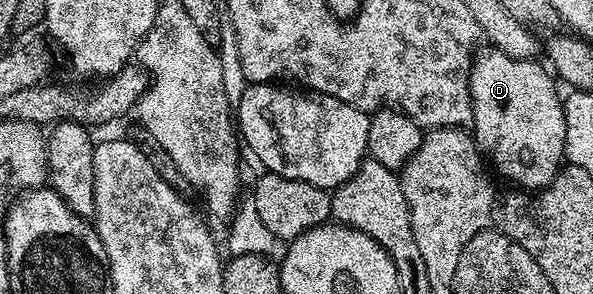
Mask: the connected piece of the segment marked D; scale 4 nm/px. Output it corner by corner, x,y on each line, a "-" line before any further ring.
495,49
487,50
481,50
473,58
470,73
472,97
470,127
474,132
476,145
494,171
496,166
495,174
501,180
509,179
512,182
509,184
528,191
539,191
549,187
565,162
566,117
561,92
556,92
557,80
553,78
549,68
543,62
540,64
540,61
533,59
515,59

